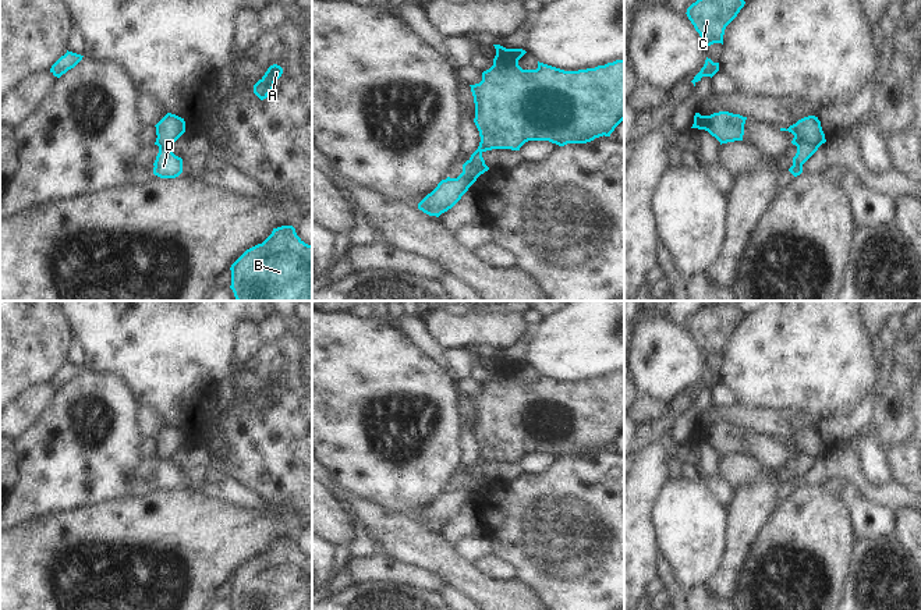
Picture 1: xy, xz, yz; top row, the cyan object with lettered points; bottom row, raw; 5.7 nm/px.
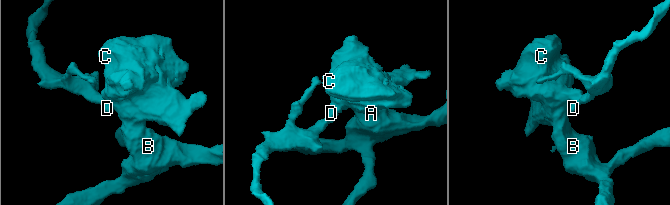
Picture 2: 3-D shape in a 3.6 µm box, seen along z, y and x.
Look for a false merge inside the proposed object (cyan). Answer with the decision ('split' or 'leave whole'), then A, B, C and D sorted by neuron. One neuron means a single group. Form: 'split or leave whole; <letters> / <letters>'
split; A B C / D

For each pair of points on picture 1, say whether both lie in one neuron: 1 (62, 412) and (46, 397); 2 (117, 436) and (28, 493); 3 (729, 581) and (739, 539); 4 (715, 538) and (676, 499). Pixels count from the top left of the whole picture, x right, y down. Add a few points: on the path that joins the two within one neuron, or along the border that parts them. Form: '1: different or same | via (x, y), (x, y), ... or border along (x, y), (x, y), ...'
1: different | border along (59, 390), (53, 401), (29, 426)
2: same | via (95, 450), (80, 453), (50, 482)
3: same | via (729, 571), (737, 549)
4: same | via (705, 528), (686, 509)

